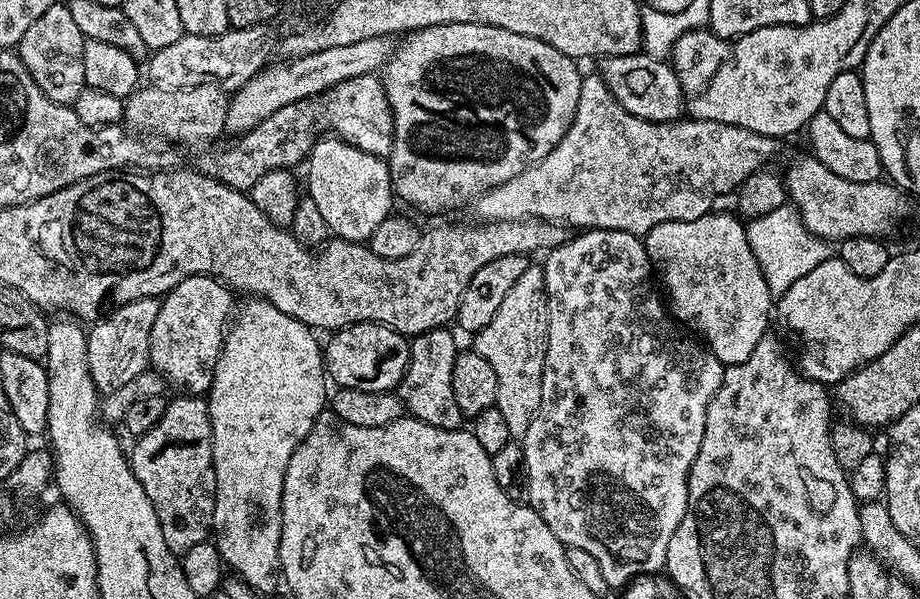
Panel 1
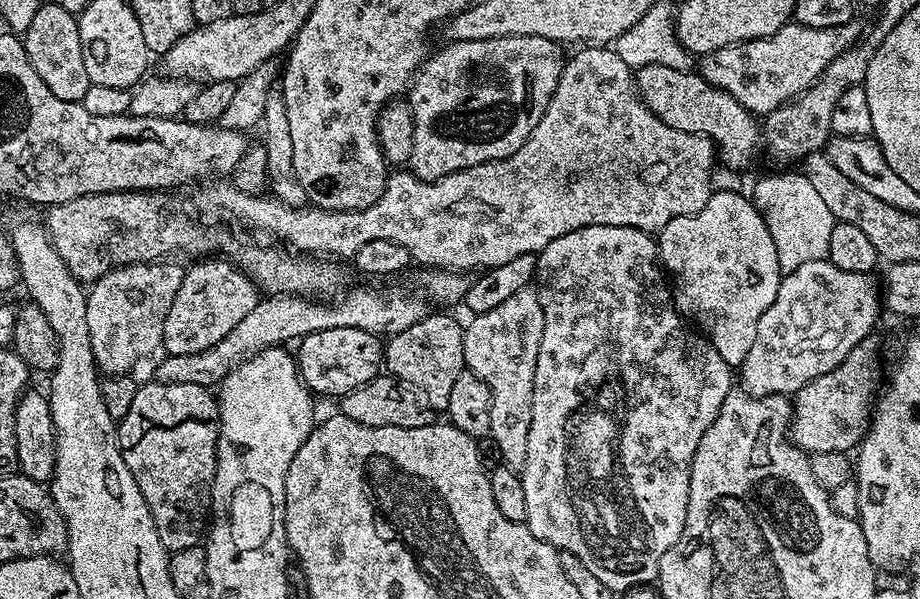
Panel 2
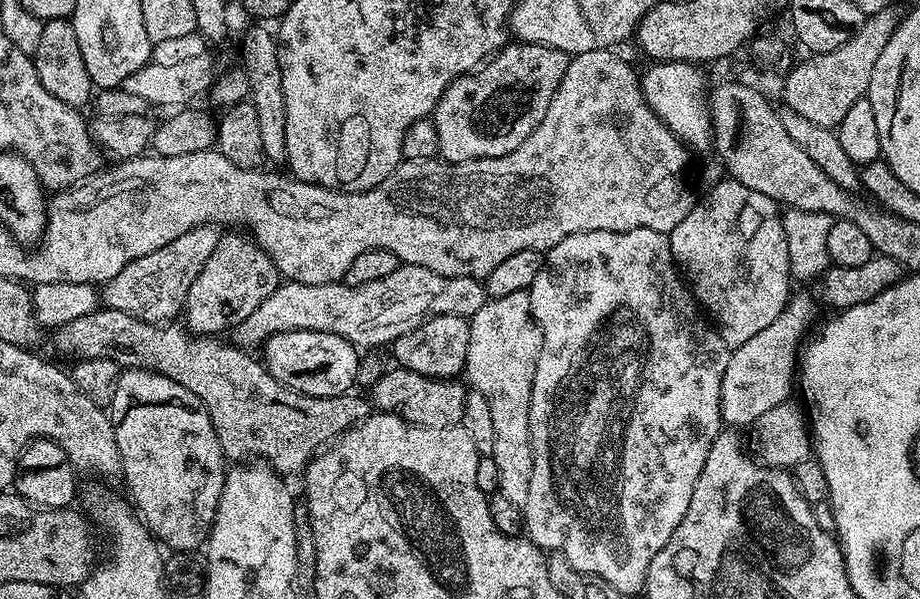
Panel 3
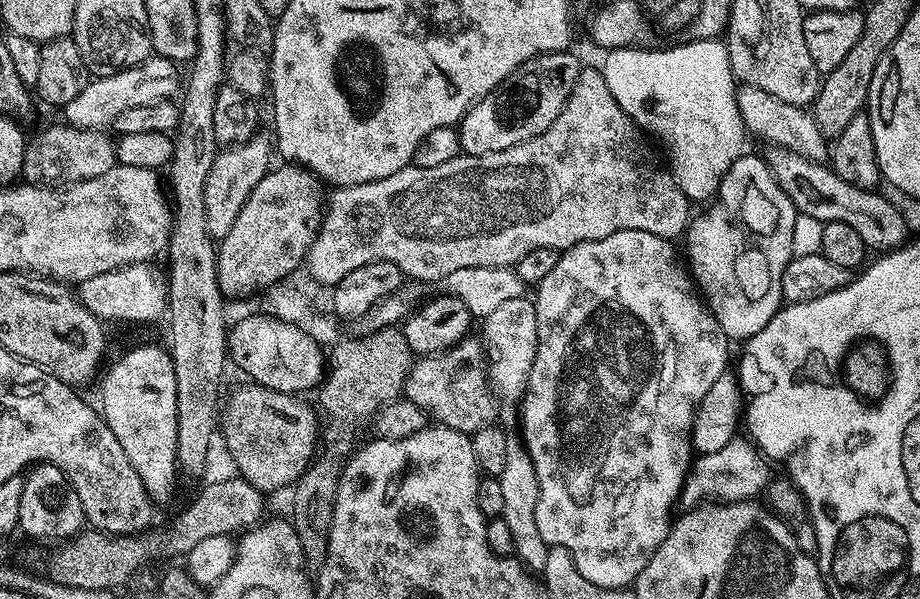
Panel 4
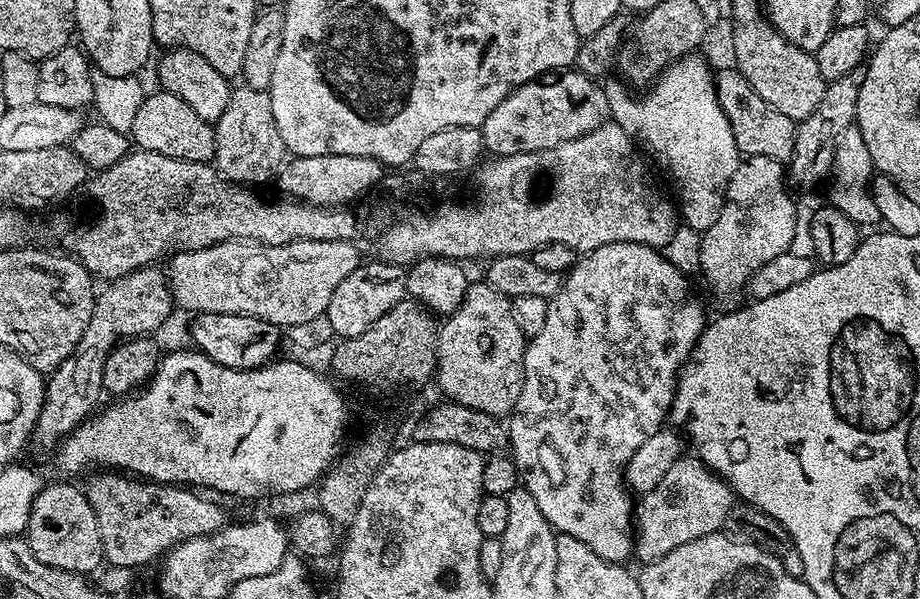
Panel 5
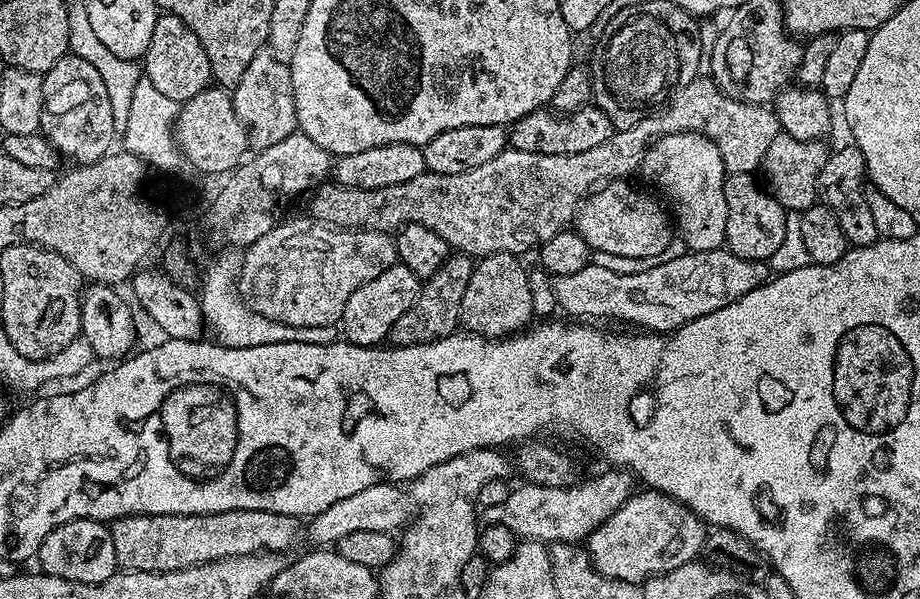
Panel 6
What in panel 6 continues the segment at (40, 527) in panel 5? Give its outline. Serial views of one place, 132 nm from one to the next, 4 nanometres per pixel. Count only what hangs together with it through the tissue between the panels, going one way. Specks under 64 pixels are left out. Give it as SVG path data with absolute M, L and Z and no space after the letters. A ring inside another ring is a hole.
M71 520L46 534L38 553L39 571L48 576L70 578L70 582L106 582L118 570L112 529L98 520Z

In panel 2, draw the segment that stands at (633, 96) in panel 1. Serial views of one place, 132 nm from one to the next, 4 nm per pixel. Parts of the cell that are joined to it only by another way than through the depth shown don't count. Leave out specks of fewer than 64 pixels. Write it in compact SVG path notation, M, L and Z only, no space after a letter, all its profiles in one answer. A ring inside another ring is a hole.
M642 66L635 69L636 89L639 90L645 106L666 126L690 134L706 136L718 146L718 160L728 168L748 168L756 160L756 155L766 144L762 124L750 110L738 102L726 90L706 82L699 71L683 72L670 66Z

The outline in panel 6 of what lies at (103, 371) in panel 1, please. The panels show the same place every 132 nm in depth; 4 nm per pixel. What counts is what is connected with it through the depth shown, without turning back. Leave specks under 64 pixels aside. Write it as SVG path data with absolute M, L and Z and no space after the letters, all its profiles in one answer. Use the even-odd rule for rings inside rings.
M271 50L254 54L250 66L246 66L242 79L231 89L232 105L238 118L248 129L248 139L253 149L274 146L292 132L297 131L296 107L291 67Z

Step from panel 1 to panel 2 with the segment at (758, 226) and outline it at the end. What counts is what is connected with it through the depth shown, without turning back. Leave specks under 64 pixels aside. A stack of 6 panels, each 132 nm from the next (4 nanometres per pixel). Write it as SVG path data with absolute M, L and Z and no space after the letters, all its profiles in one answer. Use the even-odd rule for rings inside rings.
M803 171L784 172L781 176L764 176L755 184L750 196L774 239L782 274L793 273L805 262L827 259L830 235L836 221Z

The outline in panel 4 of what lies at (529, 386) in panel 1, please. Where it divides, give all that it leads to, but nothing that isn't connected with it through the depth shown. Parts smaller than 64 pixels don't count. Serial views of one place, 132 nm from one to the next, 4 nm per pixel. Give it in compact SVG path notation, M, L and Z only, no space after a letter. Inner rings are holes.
M527 295L510 298L503 306L494 309L494 314L483 317L488 384L498 401L498 420L505 429L518 424L518 405L523 401L524 391L534 366L538 346L538 318L535 303ZM519 435L506 436L506 462L499 479L502 482L502 516L514 538L515 559L529 570L542 570L550 546L538 531L538 522L534 522L534 510L538 506L538 474L534 474L534 462Z

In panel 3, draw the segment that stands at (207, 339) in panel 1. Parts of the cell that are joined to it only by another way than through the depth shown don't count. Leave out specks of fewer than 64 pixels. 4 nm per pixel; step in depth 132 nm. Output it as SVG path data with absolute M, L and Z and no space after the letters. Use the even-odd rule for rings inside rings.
M228 230L221 235L218 246L214 246L214 254L210 254L206 266L202 266L202 274L198 274L194 286L190 286L182 316L188 319L188 331L195 335L215 337L224 334L220 332L227 328L228 331L235 329L282 283L280 271L251 235L239 236L236 232L239 231Z

